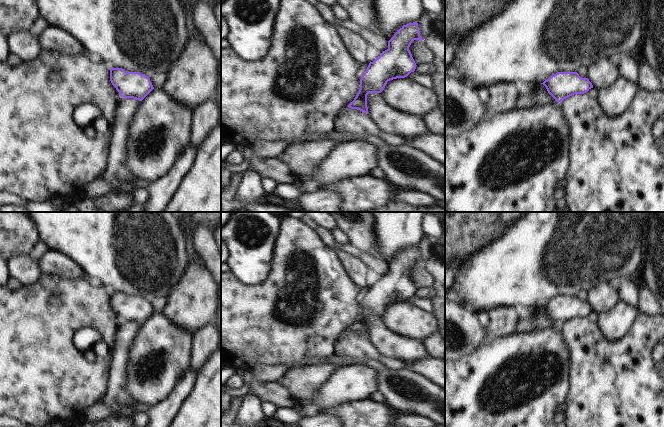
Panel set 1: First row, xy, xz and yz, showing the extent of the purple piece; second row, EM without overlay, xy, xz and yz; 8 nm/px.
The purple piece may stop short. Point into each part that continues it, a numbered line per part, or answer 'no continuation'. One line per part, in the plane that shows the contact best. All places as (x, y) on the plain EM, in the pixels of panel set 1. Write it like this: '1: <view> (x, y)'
no continuation

